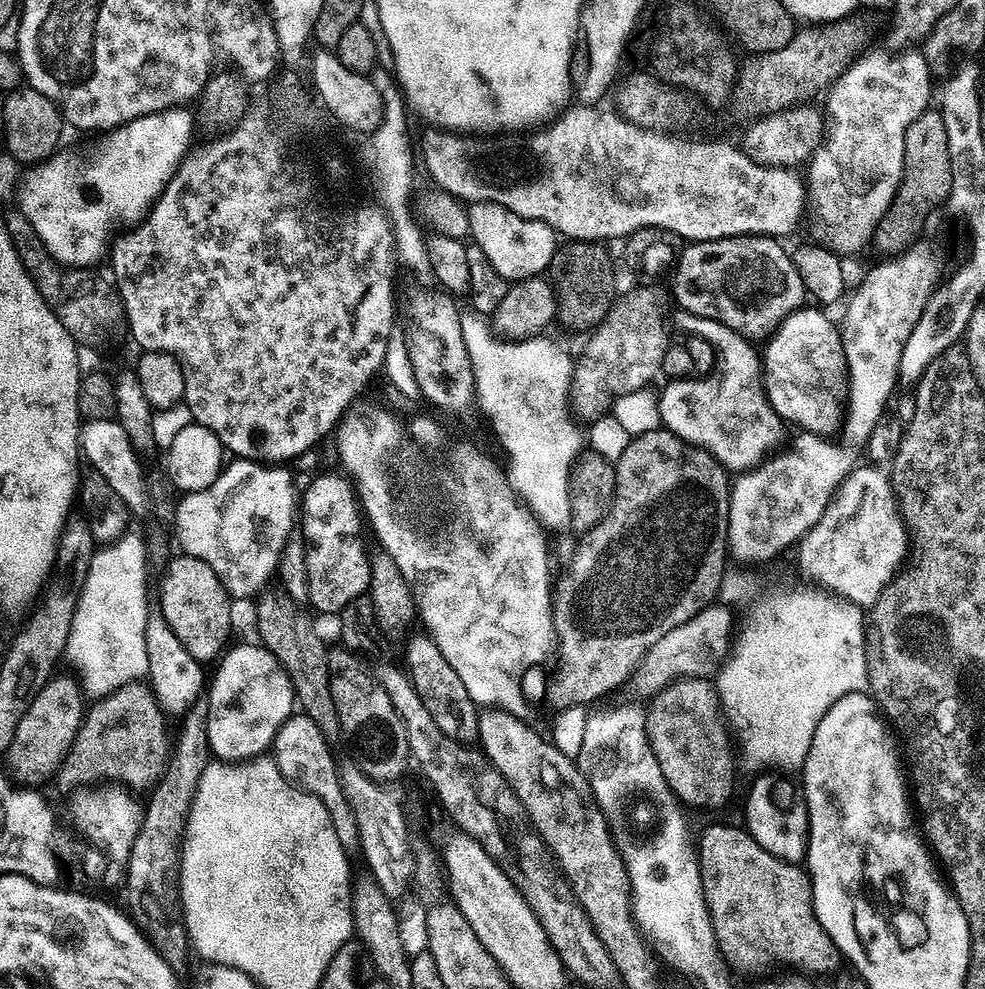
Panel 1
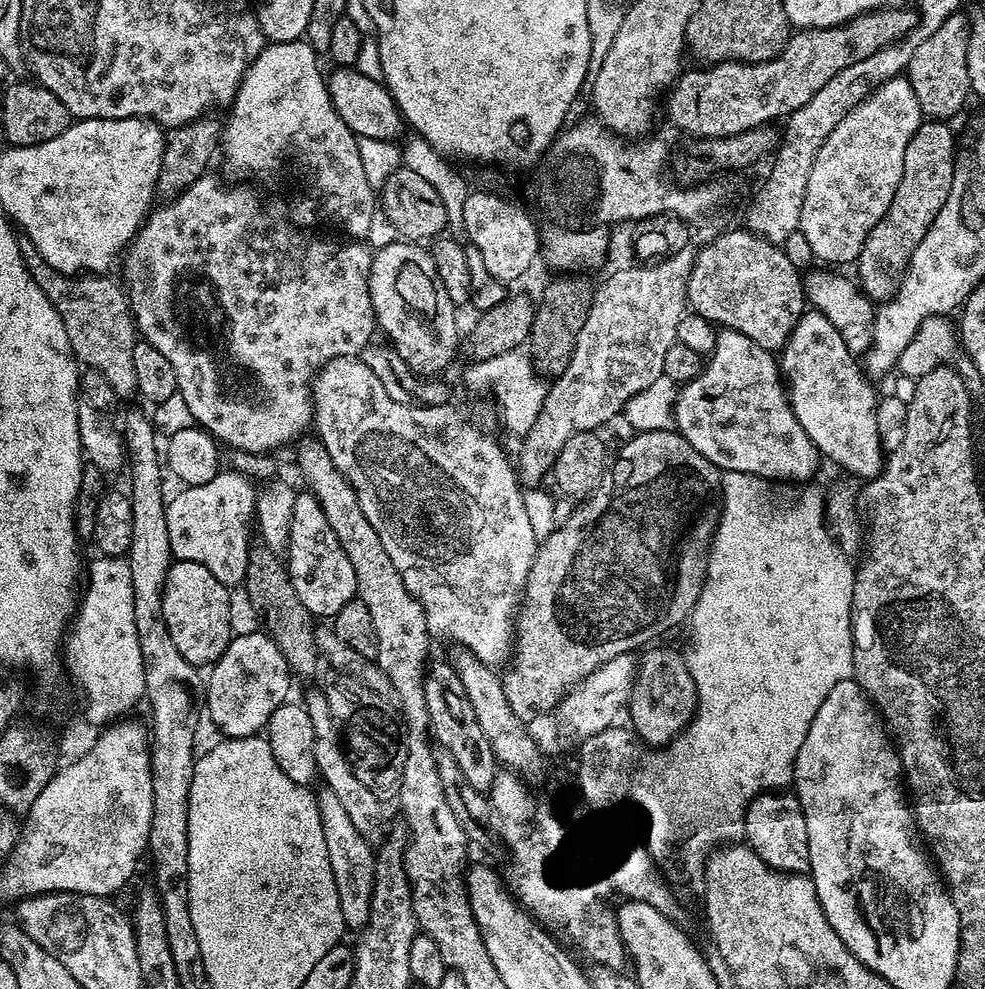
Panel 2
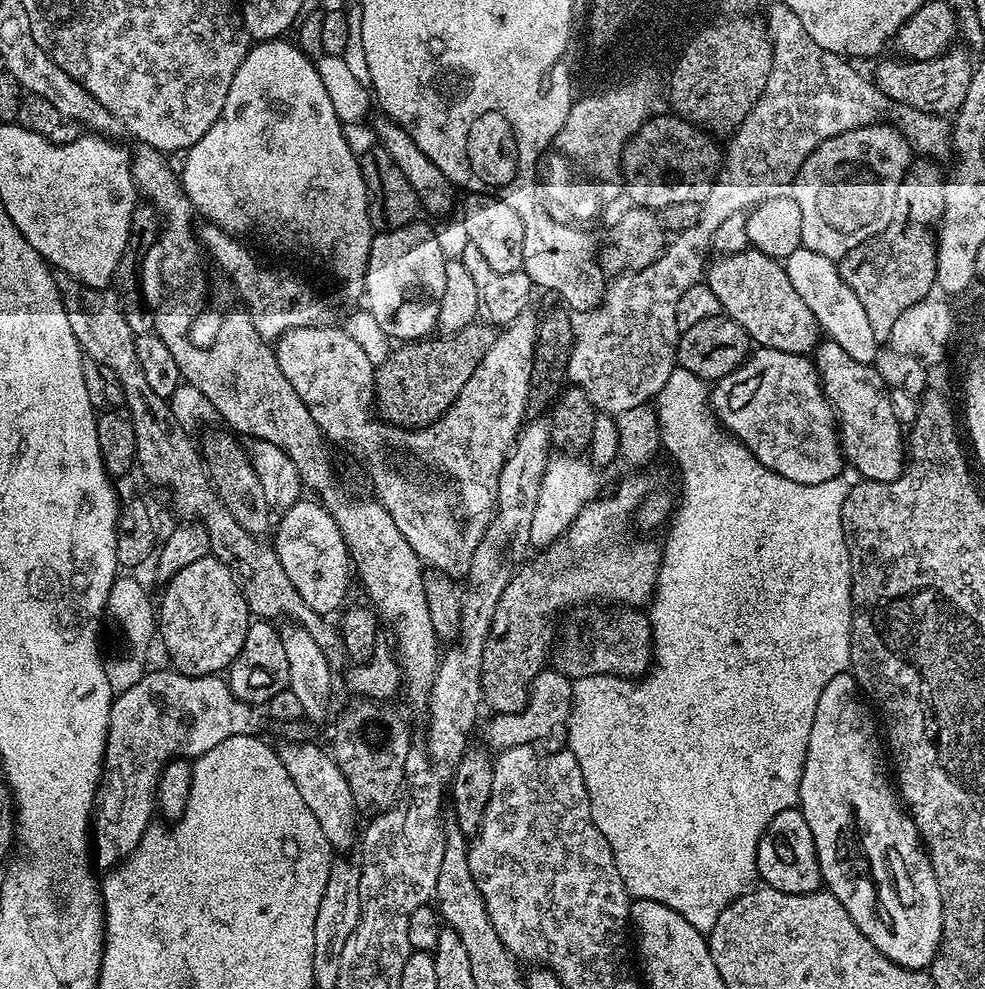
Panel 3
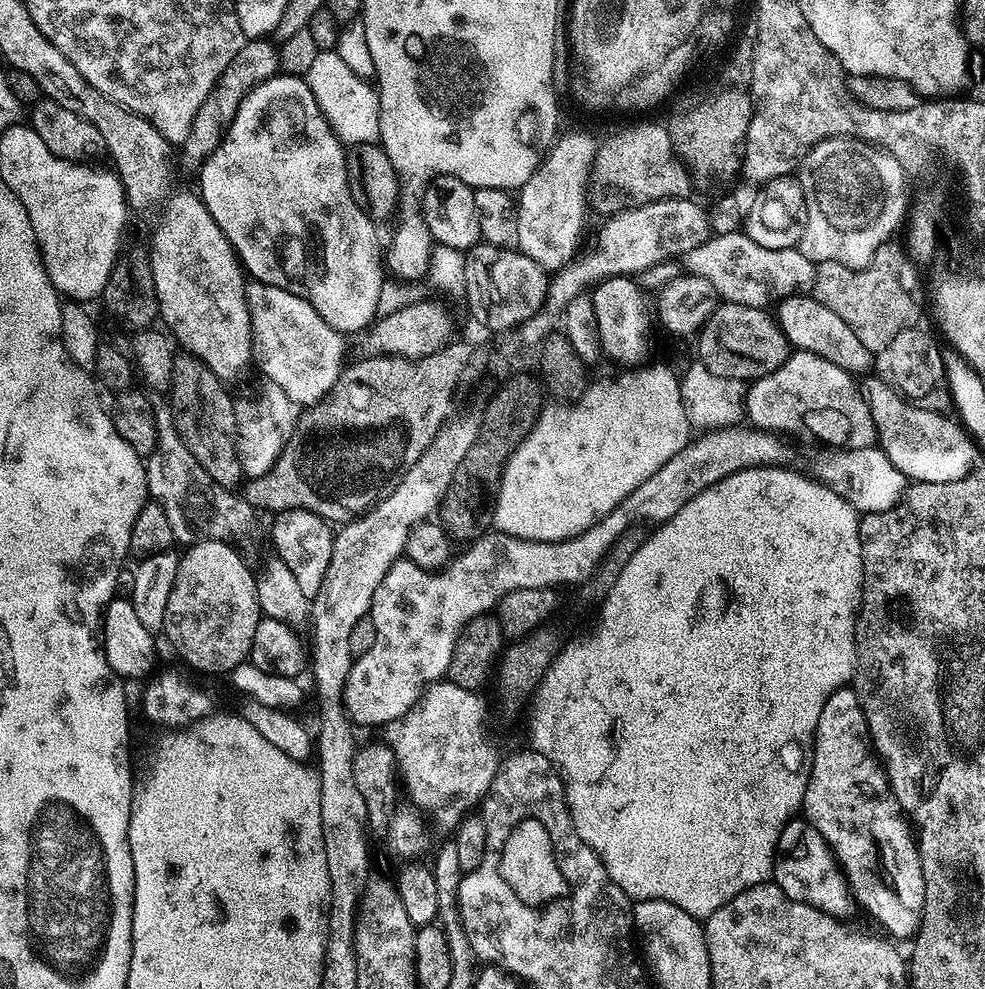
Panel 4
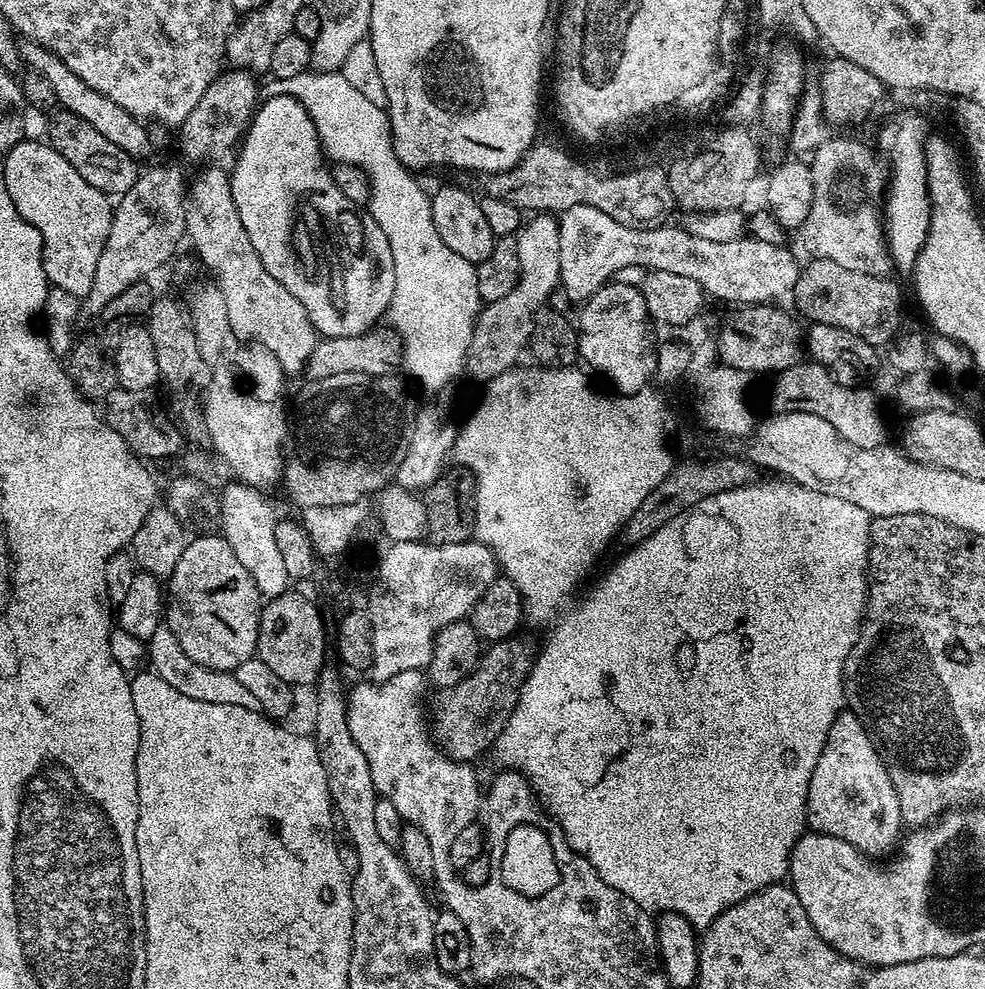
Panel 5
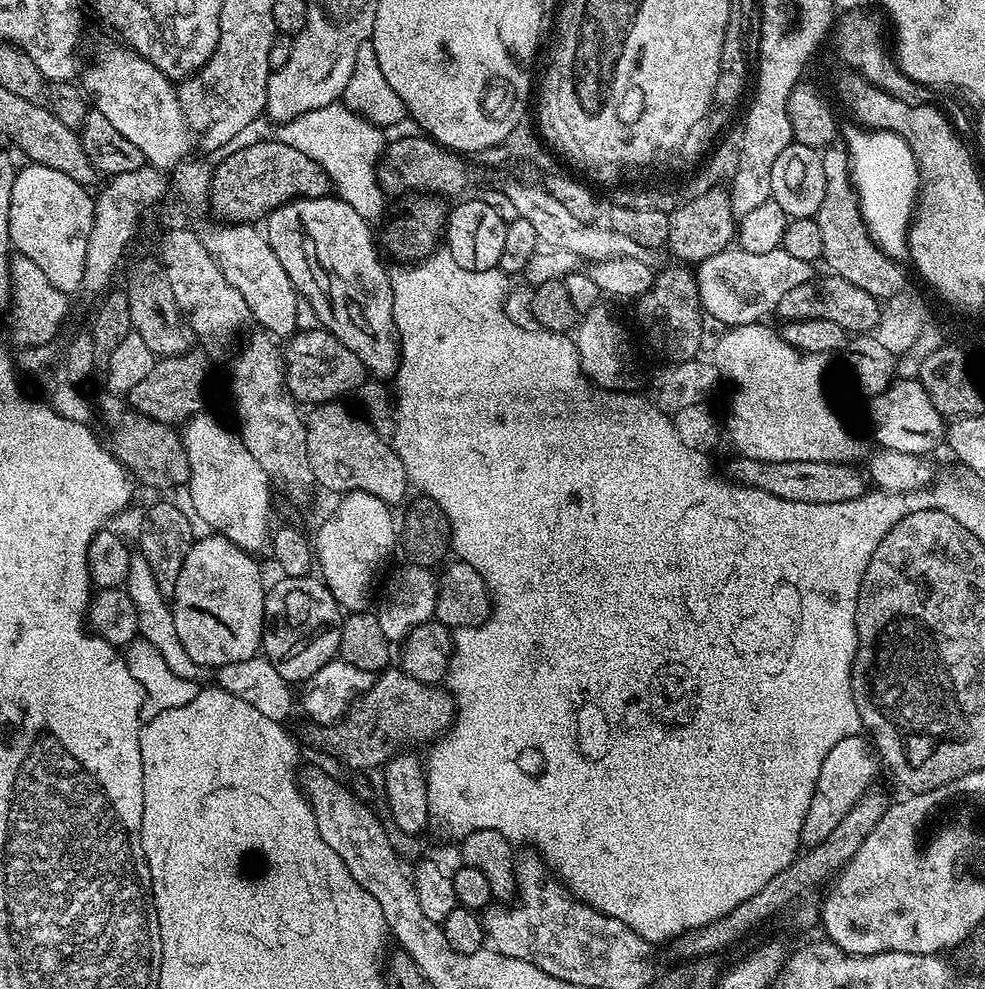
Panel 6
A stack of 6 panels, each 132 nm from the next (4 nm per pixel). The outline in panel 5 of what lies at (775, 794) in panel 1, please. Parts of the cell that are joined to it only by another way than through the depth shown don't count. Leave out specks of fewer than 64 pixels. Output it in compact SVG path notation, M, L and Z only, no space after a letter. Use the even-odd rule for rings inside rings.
M937 820L909 831L895 853L896 864L888 864L883 868L880 865L883 863L864 855L850 846L850 842L808 830L792 847L787 879L798 902L802 902L802 910L806 910L806 918L810 918L822 942L838 950L840 956L856 961L857 965L872 964L868 966L877 969L902 962L918 962L922 958L959 956L960 944L964 944L960 936L948 936L944 928L936 928L936 924L928 924L924 916L916 916L916 904L924 904L924 864L932 864L932 848L936 848L936 844L944 840L944 836L952 836L952 832L956 832L956 824L952 824L952 820L948 820L948 824Z

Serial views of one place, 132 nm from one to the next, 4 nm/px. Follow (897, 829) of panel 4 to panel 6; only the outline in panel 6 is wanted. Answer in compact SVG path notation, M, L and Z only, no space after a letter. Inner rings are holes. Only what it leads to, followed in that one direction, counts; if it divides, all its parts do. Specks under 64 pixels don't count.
M863 735L842 738L842 742L838 742L838 746L830 750L830 754L826 754L826 762L822 762L822 770L814 786L814 798L810 798L810 806L802 822L801 845L813 848L826 842L826 838L830 837L830 834L842 822L842 818L850 814L851 808L862 797L869 794L872 779L876 776L876 762L878 763L877 757Z

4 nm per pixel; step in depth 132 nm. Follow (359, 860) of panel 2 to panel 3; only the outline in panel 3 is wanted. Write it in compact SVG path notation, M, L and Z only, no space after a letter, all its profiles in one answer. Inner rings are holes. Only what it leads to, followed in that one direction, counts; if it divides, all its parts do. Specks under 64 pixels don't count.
M288 743L292 744L279 745L280 761L282 766L286 766L286 774L290 774L290 782L294 782L294 787L298 789L298 795L302 797L302 802L306 802L306 806L310 806L310 814L314 814L314 818L318 818L318 826L322 826L322 834L326 834L326 842L338 852L348 849L351 845L353 847L358 840L358 828L356 832L358 809L350 794L350 786L346 782L342 770L332 759L331 751L324 749L323 752L316 744Z

